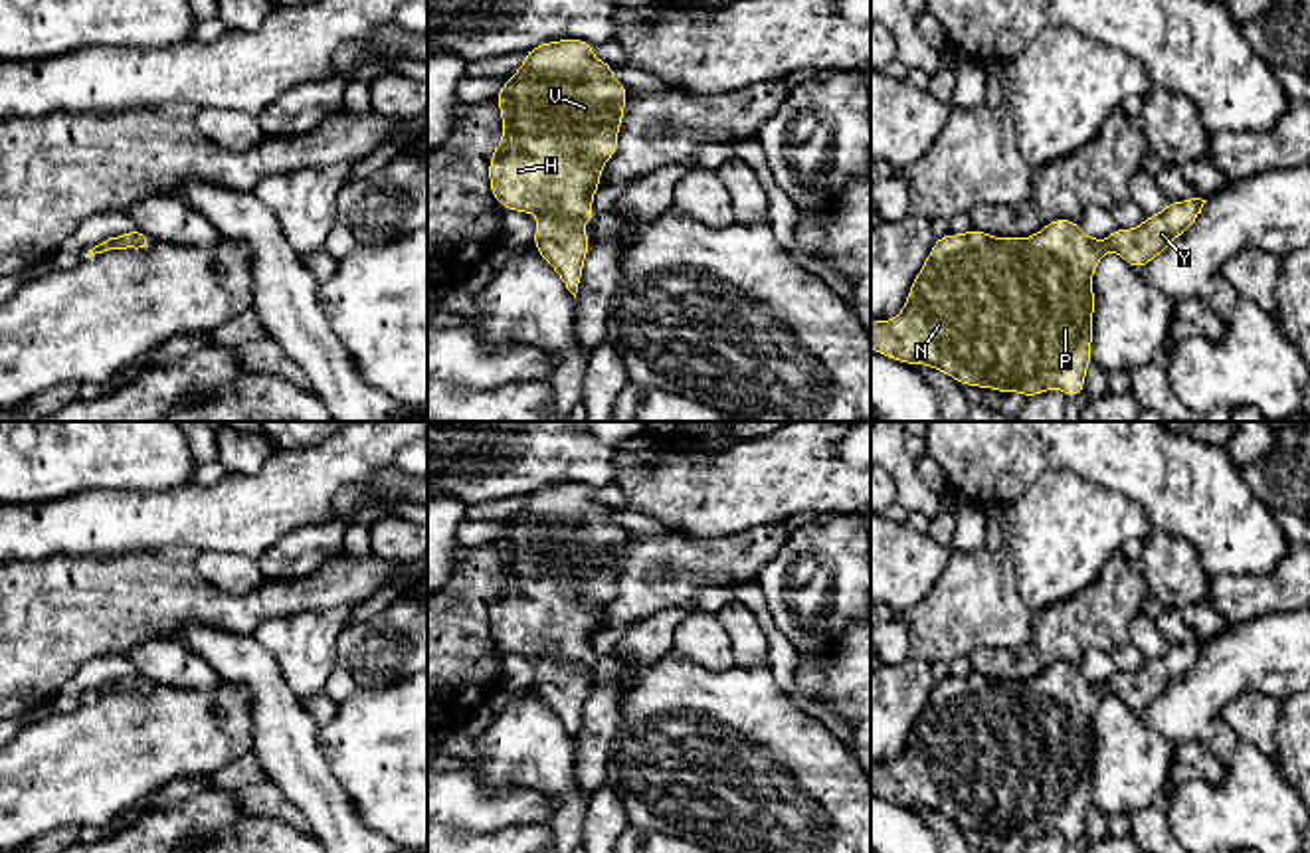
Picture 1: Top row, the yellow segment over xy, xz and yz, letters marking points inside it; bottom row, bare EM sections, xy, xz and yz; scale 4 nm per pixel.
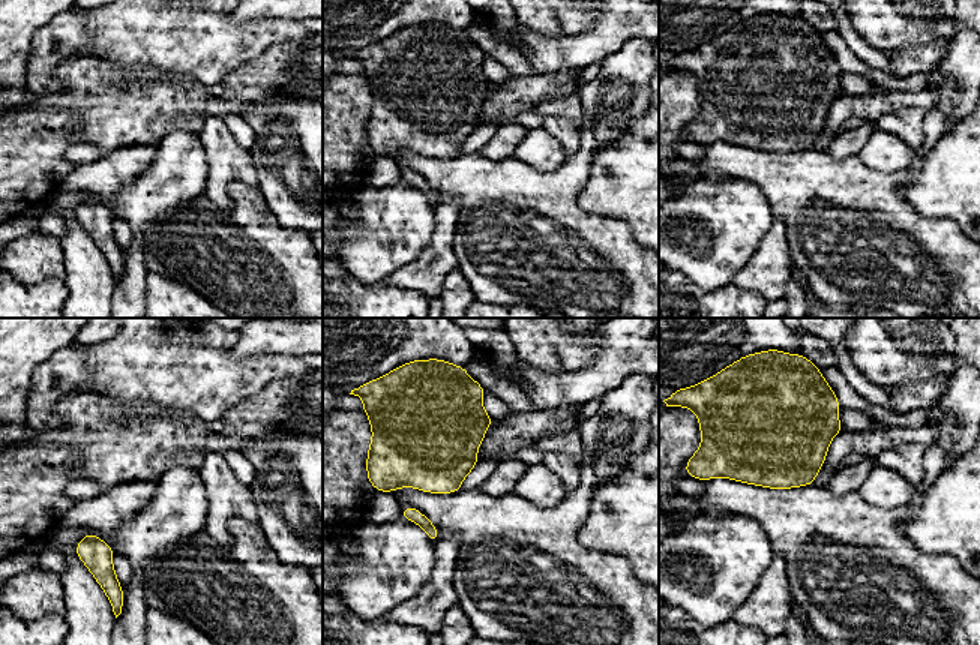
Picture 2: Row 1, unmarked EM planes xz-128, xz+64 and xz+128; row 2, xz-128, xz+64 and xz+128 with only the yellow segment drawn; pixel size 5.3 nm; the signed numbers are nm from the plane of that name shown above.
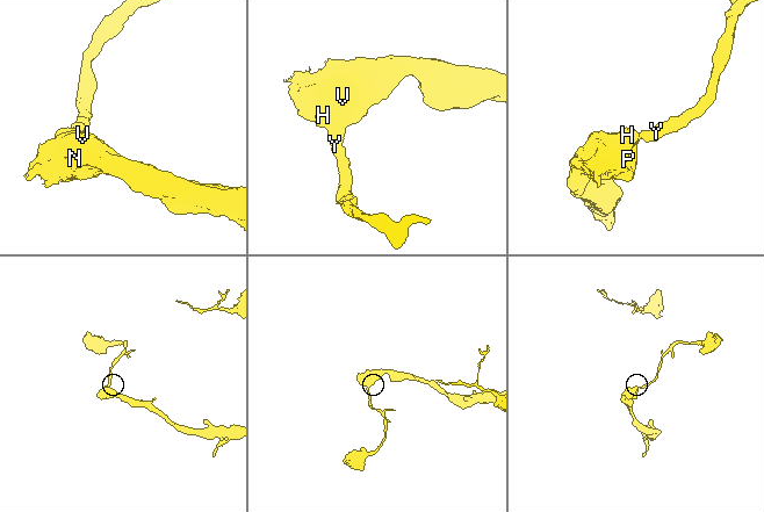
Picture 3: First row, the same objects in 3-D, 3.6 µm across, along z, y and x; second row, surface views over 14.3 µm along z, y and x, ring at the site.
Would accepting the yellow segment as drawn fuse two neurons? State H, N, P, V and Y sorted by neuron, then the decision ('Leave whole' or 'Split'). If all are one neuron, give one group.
Groups: H N P V Y. Leave whole

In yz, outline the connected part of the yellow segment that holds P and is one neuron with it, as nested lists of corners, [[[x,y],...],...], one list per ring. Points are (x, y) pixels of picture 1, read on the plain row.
[[[1201,641],[1168,645],[1160,657],[1148,659],[1136,673],[1116,671],[1106,685],[1090,683],[1078,665],[1063,661],[1049,665],[1033,681],[993,681],[978,671],[964,679],[946,677],[930,693],[898,760],[871,766],[871,792],[912,809],[922,806],[966,829],[991,831],[1003,837],[1017,833],[1025,841],[1059,831],[1069,841],[1076,841],[1084,835],[1084,817],[1092,806],[1092,714],[1102,699],[1112,693],[1134,712],[1148,709],[1193,669],[1205,645]]]

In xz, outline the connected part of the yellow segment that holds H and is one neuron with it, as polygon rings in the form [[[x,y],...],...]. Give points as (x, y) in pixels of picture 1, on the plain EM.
[[[560,483],[524,495],[520,513],[507,521],[495,546],[503,554],[505,582],[493,592],[489,623],[493,641],[515,655],[538,659],[534,689],[554,711],[566,732],[578,736],[582,709],[590,695],[590,681],[580,667],[596,659],[592,639],[602,629],[600,616],[617,596],[617,576],[623,544],[629,532],[611,521],[615,509],[592,499],[594,487]]]

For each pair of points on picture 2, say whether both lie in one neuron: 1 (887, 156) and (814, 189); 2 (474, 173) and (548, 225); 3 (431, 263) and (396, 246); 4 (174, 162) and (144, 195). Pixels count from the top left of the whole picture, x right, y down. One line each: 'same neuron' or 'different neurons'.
1: different neurons
2: same neuron
3: different neurons
4: same neuron

